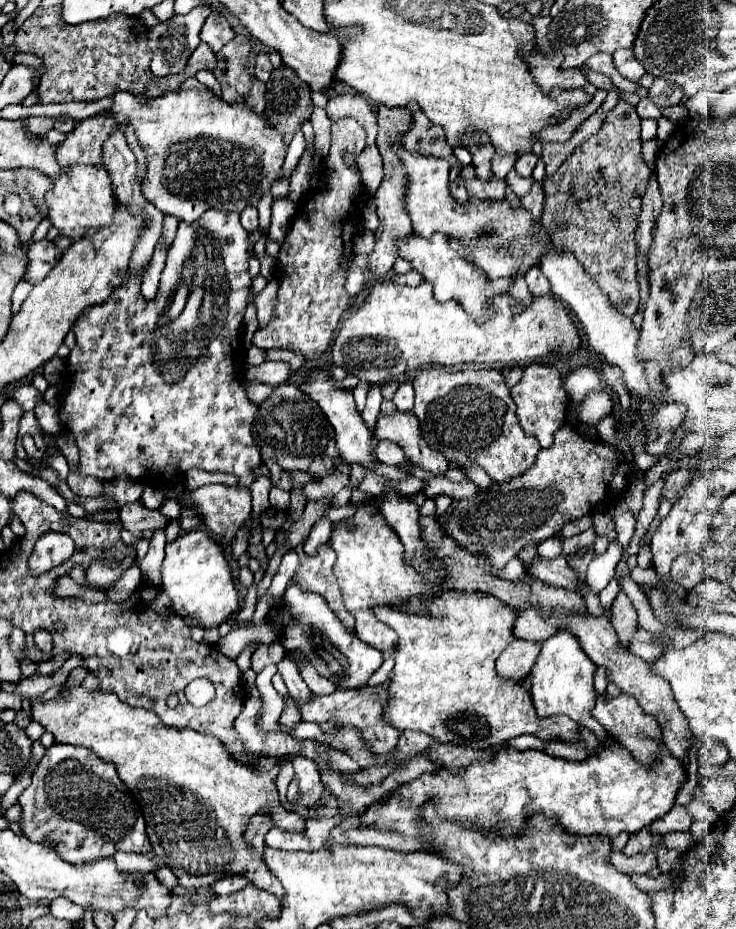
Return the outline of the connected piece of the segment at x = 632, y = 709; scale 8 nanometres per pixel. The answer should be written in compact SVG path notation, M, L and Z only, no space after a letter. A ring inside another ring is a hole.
M598 694L596 696L596 708L592 710L592 716L620 742L624 744L638 762L642 764L650 764L652 760L656 760L658 756L658 740L662 738L662 730L660 730L660 724L656 722L654 716L646 714L638 700L634 696L628 696L628 694L618 694L614 698L608 698L608 694ZM648 738L648 740L644 740Z

